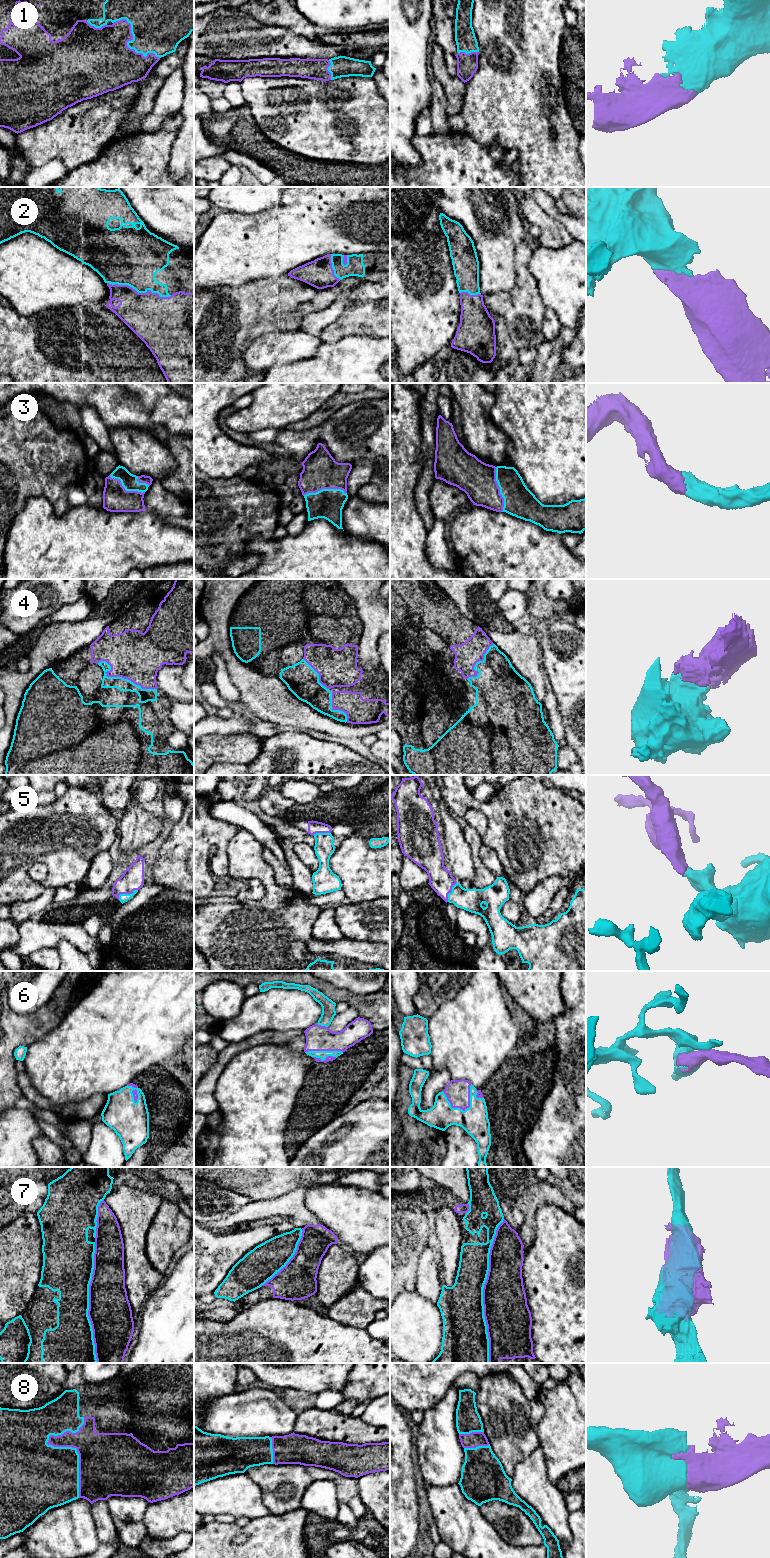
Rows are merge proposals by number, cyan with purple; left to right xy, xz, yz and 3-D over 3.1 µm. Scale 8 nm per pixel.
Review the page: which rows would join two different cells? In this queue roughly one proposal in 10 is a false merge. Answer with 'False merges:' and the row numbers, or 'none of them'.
False merges: 7

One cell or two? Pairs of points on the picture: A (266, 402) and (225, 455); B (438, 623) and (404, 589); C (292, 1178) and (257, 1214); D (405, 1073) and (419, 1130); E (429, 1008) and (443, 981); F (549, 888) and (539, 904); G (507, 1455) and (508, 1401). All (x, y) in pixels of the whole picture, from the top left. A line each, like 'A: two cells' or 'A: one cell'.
A: two cells
B: one cell
C: two cells
D: one cell
E: one cell
F: one cell
G: one cell

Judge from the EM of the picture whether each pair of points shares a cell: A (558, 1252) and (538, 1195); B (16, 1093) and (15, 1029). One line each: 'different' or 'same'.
A: different
B: same

